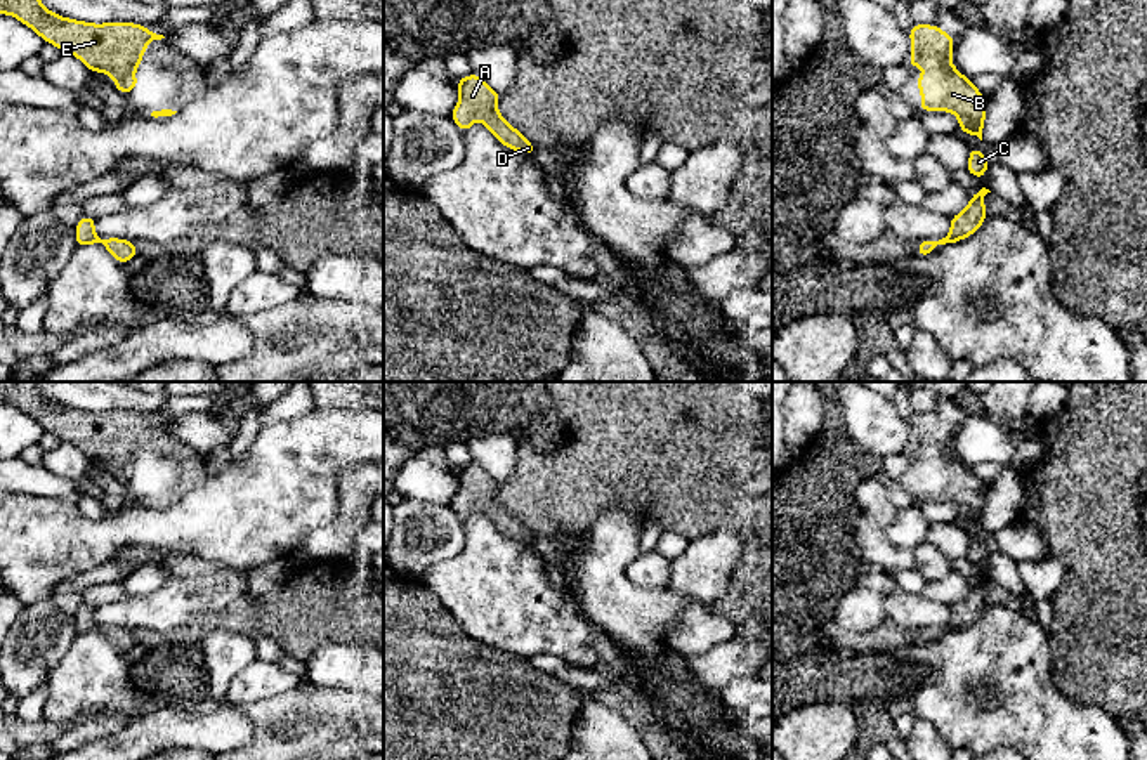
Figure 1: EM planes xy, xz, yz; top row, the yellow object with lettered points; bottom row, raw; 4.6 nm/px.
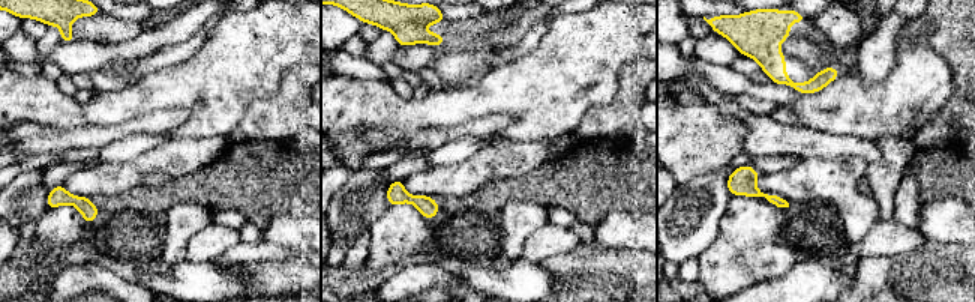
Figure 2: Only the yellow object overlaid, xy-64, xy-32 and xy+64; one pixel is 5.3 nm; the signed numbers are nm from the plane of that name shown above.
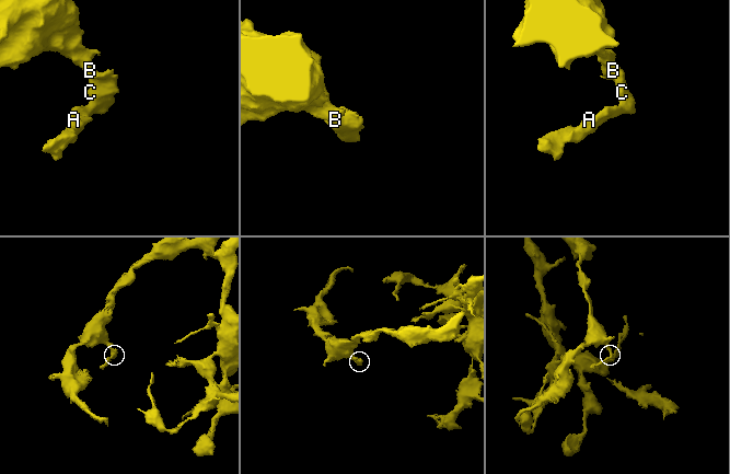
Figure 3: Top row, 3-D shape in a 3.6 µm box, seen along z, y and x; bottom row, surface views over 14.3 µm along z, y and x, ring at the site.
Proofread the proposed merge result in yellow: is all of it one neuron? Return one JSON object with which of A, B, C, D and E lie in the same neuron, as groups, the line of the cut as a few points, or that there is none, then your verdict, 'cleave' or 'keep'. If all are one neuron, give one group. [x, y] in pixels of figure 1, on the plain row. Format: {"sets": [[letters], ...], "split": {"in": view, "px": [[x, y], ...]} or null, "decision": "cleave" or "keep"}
{"sets": [["A", "B", "C", "D", "E"]], "split": null, "decision": "keep"}

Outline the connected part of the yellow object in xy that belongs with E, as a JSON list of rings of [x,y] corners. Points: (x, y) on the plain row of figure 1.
[[[0,382],[0,403],[10,403],[62,441],[75,442],[88,460],[113,465],[120,482],[130,482],[149,429],[163,423],[134,411],[92,413],[66,408],[43,396],[38,382]]]

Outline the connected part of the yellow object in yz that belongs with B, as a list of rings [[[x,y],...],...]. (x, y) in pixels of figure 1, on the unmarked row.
[[[916,413],[909,418],[913,442],[909,453],[920,458],[934,453],[935,460],[921,460],[914,474],[921,479],[920,498],[951,500],[960,508],[960,519],[977,524],[982,529],[984,503],[987,488],[975,477],[973,468],[965,467],[951,453],[954,427],[937,413]]]

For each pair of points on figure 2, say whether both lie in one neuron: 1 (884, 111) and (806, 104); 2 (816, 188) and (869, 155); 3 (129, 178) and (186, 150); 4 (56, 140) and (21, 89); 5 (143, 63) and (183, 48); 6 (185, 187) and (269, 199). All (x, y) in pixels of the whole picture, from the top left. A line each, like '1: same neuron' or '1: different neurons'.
1: same neuron
2: different neurons
3: same neuron
4: different neurons
5: same neuron
6: same neuron

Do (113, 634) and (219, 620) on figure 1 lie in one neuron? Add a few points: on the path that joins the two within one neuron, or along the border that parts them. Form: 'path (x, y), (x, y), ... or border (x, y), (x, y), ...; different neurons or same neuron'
path (139, 637), (193, 634); same neuron

